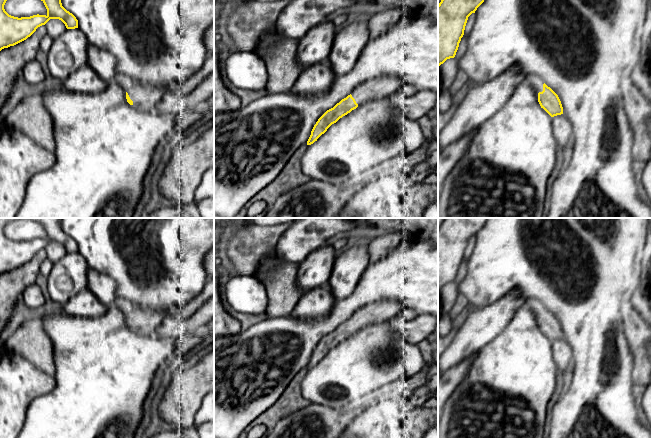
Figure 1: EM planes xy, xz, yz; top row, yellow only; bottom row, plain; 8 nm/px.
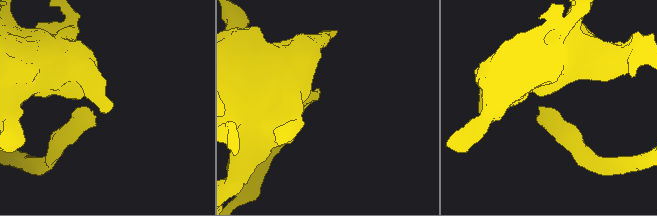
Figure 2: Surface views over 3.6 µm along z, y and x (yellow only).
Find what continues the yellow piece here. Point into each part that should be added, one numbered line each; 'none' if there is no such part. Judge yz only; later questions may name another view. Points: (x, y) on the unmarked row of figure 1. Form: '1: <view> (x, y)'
1: yz (536, 306)

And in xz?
1: xz (381, 311)

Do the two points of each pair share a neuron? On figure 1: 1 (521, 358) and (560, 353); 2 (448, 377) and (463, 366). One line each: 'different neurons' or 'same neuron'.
1: different neurons
2: same neuron

